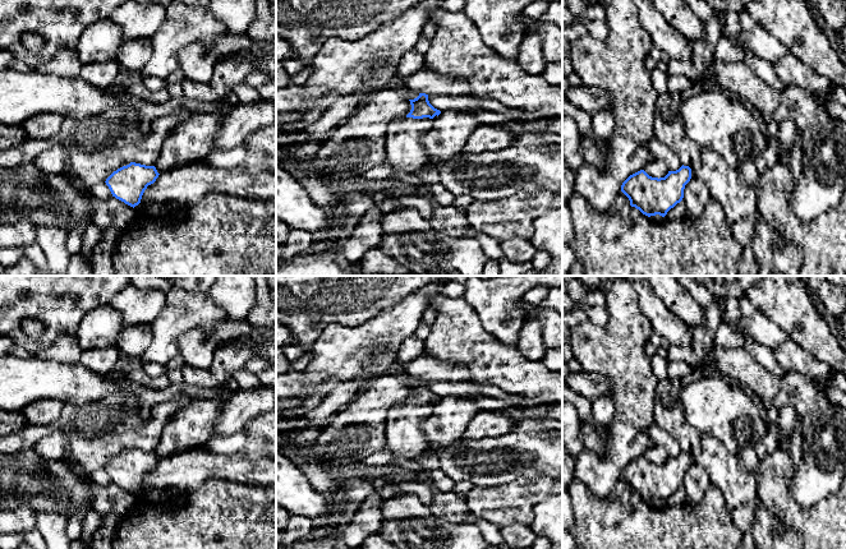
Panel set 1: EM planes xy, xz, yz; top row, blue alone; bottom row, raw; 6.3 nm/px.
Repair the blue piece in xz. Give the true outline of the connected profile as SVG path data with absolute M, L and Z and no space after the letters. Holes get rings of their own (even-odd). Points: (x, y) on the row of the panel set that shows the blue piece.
M419 93L417 98L409 101L411 105L410 112L390 121L387 125L388 133L426 133L432 128L433 120L441 114L440 110L429 103L426 93Z

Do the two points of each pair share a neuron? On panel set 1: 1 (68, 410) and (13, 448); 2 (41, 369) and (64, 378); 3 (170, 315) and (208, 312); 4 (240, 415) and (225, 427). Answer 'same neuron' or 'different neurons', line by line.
1: same neuron
2: same neuron
3: same neuron
4: same neuron

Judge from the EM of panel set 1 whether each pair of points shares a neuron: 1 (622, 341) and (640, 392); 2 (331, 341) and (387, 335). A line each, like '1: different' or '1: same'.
1: same
2: same

